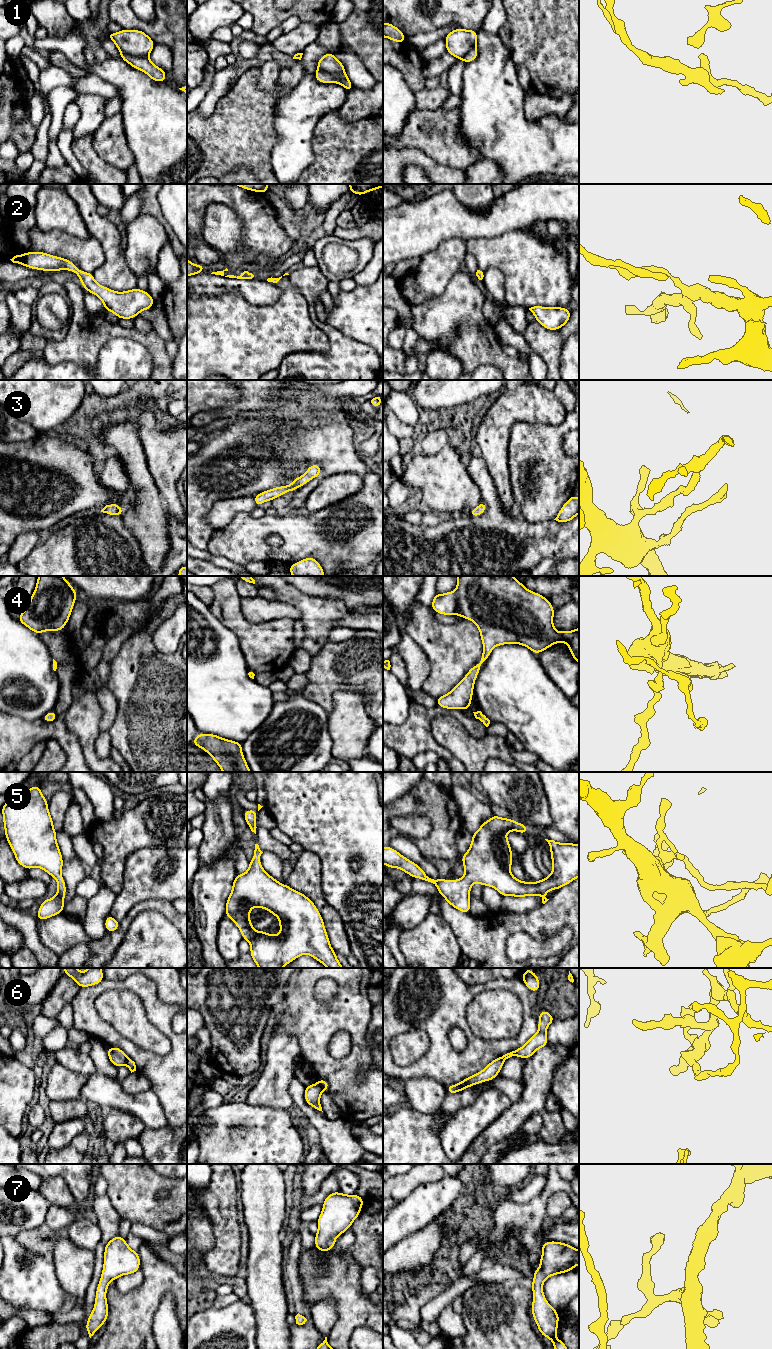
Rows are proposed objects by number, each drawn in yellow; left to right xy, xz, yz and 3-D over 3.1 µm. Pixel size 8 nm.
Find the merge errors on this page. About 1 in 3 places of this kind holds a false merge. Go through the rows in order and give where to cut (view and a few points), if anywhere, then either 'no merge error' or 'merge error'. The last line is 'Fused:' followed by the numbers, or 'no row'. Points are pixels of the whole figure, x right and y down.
1: cut xz (318, 69), (331, 73), (338, 80), (345, 74); merge error
2: cut none; no merge error
3: cut none; no merge error
4: cut none; no merge error
5: cut none; no merge error
6: cut xz (317, 1082), (323, 1090); merge error
7: cut none; no merge error
Fused: 1, 6

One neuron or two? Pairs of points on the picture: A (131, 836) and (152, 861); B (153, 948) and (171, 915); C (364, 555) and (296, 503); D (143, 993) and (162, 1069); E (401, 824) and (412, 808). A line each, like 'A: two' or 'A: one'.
A: two
B: two
C: two
D: one
E: two

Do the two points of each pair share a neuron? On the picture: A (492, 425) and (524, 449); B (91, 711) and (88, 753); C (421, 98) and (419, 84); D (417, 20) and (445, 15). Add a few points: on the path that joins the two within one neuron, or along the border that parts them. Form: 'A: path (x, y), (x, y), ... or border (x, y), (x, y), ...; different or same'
A: border (525, 421), (517, 421), (511, 428), (507, 461); different
B: path (88, 721), (88, 743); same
C: border (425, 87), (415, 92); different
D: path (424, 20), (431, 21), (438, 15); same

